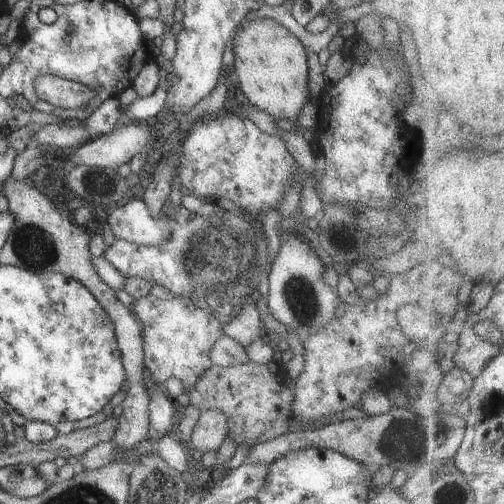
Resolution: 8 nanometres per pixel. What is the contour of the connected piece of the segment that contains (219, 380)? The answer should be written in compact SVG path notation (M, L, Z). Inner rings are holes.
M252 360L237 366L218 366L213 365L198 376L192 388L186 389L190 406L199 409L200 412L206 410L220 410L227 418L228 435L227 437L236 443L236 446L243 444L249 445L249 450L256 448L258 444L278 438L282 434L289 432L288 420L291 416L291 405L295 398L292 386L280 384L277 373L272 374L268 364L259 365Z

